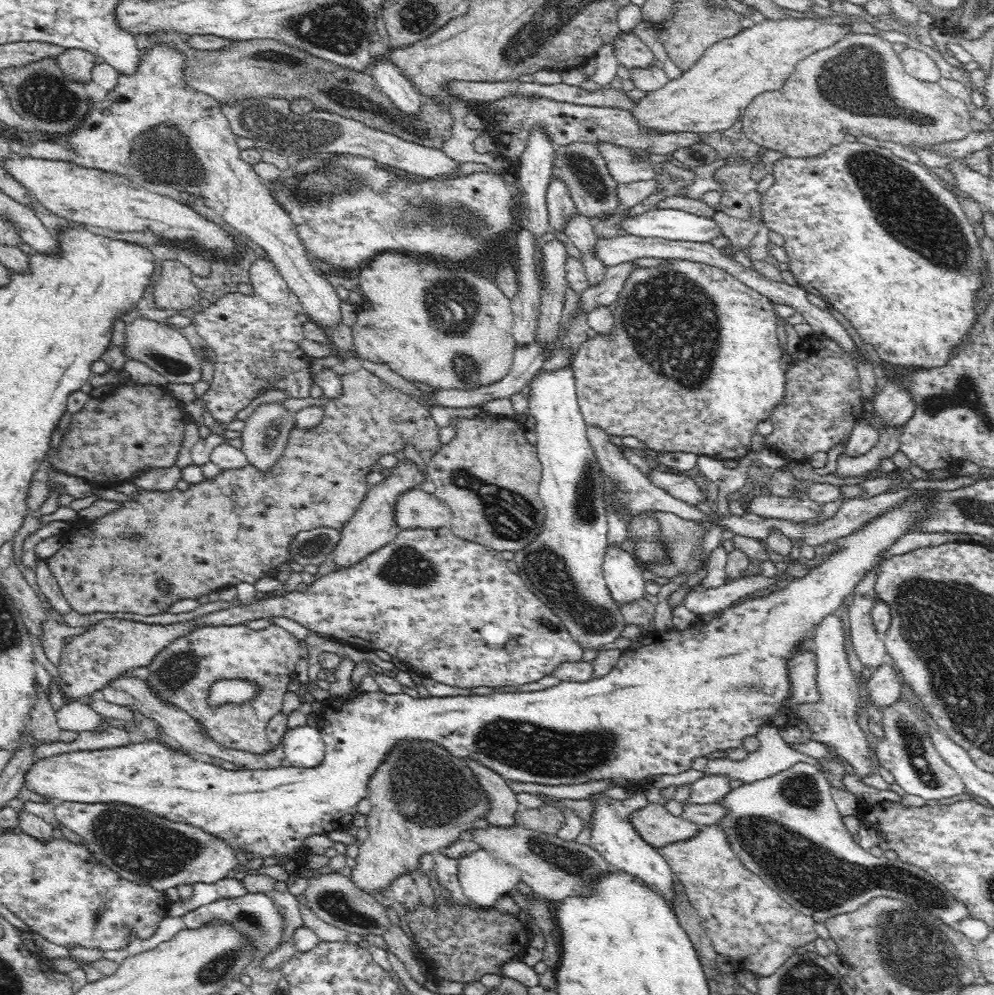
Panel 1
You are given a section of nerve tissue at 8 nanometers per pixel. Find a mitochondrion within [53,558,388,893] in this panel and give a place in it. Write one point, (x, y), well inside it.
(142, 848)

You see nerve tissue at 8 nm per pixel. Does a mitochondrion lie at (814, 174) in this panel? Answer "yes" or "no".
no

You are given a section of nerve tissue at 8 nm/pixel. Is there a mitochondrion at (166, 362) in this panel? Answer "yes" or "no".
yes

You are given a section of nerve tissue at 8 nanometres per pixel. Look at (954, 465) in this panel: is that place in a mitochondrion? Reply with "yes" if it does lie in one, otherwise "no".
no

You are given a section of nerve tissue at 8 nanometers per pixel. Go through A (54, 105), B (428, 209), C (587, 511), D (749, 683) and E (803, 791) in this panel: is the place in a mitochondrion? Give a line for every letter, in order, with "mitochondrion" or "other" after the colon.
A: mitochondrion
B: mitochondrion
C: mitochondrion
D: mitochondrion
E: mitochondrion

